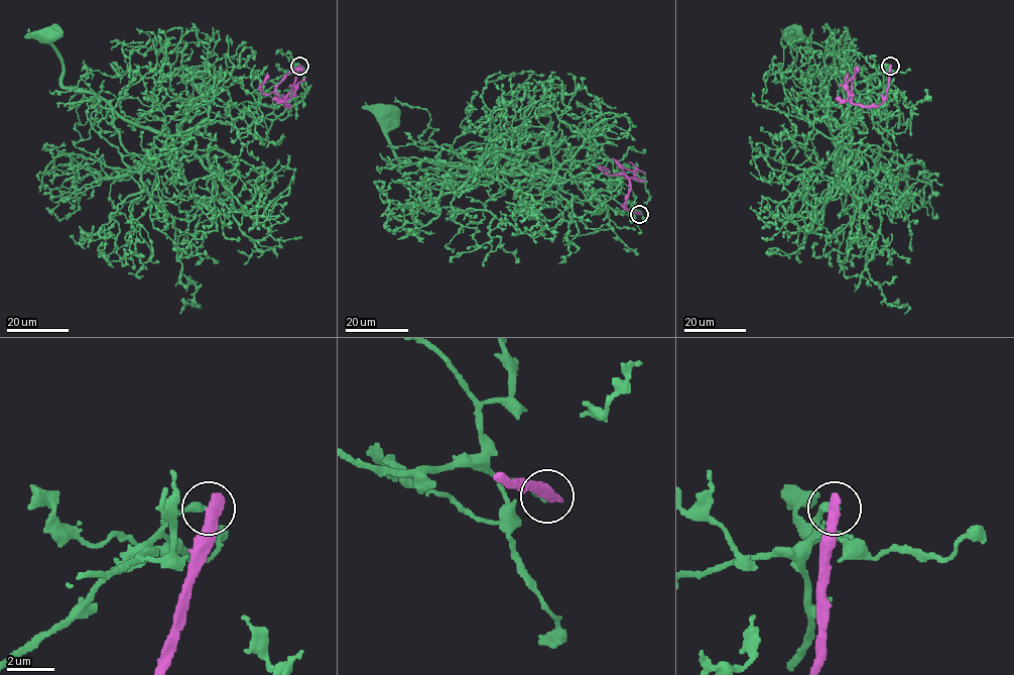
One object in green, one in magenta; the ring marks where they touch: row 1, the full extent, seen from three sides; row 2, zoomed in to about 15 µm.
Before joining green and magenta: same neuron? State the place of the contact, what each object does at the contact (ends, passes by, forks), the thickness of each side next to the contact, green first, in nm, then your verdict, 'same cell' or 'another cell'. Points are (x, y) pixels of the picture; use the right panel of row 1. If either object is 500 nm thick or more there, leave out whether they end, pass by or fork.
at (890, 66); 280 nm thick on the green side, 550 nm on the other; another cell

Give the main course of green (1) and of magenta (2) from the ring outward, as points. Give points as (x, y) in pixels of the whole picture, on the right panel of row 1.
1: (891, 66), (878, 101), (850, 123), (851, 134), (838, 99), (848, 82), (845, 66), (791, 35)
2: (891, 66), (886, 97), (877, 105), (859, 105), (851, 101), (851, 78), (858, 69)

